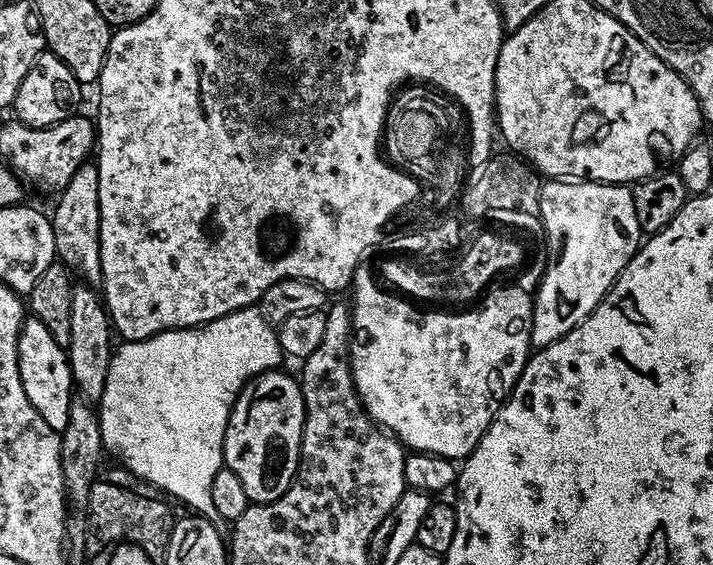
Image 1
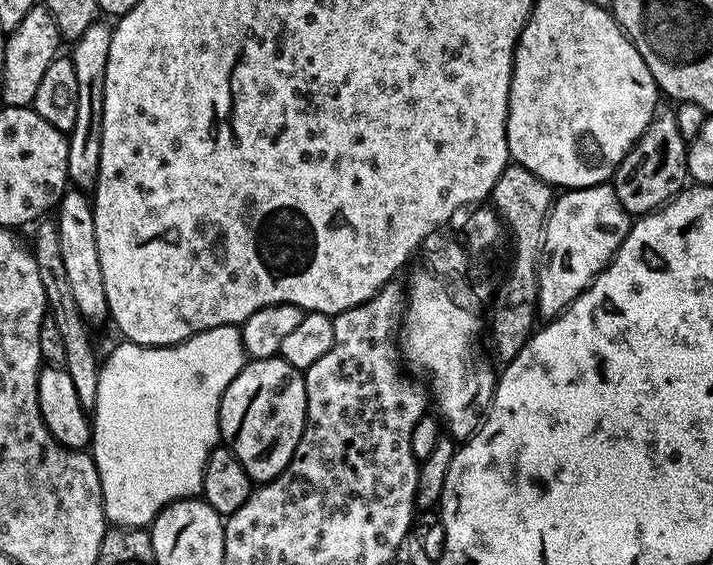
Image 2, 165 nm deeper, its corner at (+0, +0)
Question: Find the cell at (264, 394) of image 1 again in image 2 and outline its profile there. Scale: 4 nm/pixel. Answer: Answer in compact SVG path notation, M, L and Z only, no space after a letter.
M279 354L261 360L249 359L234 382L230 382L230 386L226 386L220 395L220 440L235 454L238 462L242 462L242 470L246 470L254 482L267 482L286 470L302 438L305 418L304 373L301 369L290 366L290 362L286 362Z

